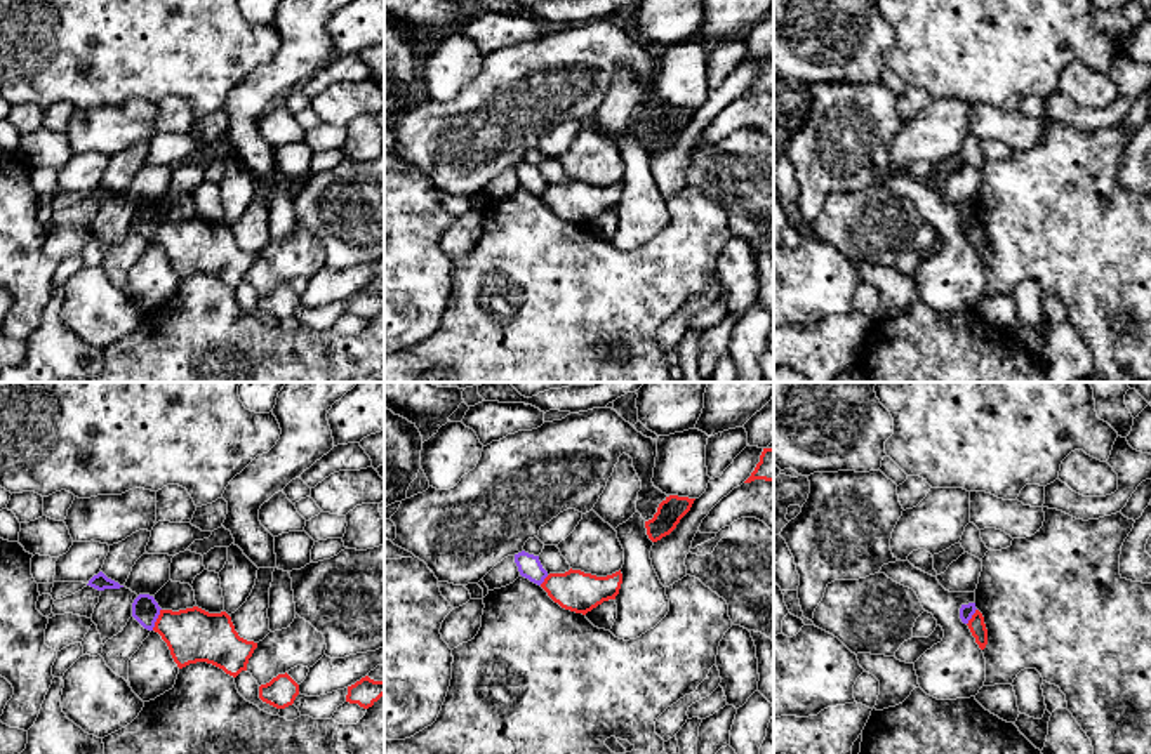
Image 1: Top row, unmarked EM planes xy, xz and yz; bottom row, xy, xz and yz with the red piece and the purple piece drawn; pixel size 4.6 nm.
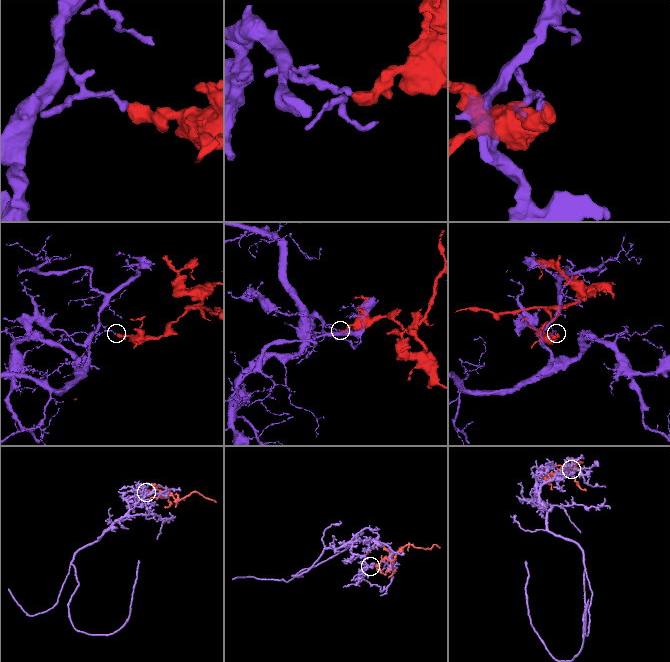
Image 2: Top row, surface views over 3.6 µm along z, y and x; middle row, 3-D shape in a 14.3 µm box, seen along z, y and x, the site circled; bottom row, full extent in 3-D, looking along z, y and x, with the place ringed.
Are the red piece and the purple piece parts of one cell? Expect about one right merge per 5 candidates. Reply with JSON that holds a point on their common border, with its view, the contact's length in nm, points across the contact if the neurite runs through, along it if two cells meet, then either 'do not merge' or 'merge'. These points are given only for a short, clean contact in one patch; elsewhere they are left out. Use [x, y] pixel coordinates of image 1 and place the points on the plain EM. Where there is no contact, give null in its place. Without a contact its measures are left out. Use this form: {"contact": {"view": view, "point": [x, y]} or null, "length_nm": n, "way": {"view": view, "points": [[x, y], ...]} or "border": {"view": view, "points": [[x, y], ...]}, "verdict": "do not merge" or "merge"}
{"contact": {"view": "xy", "point": [157, 230]}, "length_nm": 110, "border": {"view": "xy", "points": [[160, 219], [152, 240]]}, "verdict": "do not merge"}

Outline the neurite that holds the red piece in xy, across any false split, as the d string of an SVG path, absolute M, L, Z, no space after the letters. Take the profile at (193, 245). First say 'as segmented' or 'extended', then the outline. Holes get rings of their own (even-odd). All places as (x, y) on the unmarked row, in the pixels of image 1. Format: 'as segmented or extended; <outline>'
as segmented; M198 217L172 222L160 221L153 238L167 254L179 280L207 273L236 288L247 281L257 254L238 247L226 222L209 224Z

